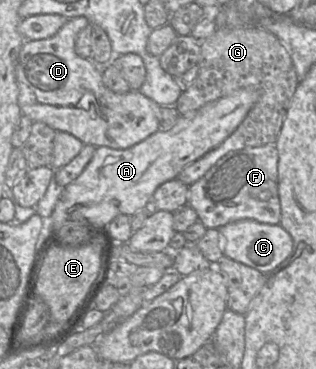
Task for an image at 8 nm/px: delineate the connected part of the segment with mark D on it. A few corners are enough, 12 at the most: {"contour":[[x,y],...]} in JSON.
{"contour":[[71,18],[25,41],[22,115],[84,145],[128,149],[159,130],[161,106],[118,94],[75,52]]}

